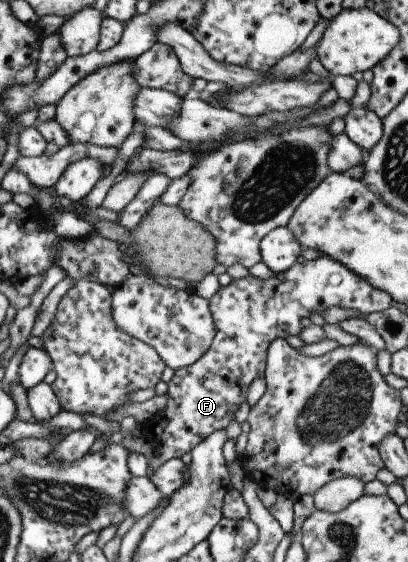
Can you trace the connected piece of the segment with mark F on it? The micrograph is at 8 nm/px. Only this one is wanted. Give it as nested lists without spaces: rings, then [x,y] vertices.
[[[326,255],[318,256],[314,260],[294,263],[288,270],[274,273],[268,279],[262,280],[246,275],[239,279],[232,279],[226,286],[218,287],[218,290],[207,300],[215,326],[214,338],[210,346],[191,365],[174,371],[164,394],[166,396],[164,408],[140,424],[139,436],[152,448],[151,456],[146,458],[149,472],[155,471],[171,458],[180,458],[182,454],[190,452],[212,432],[226,428],[228,422],[233,419],[236,408],[246,400],[246,391],[250,382],[258,376],[263,376],[269,344],[277,338],[299,336],[301,333],[298,326],[299,319],[310,316],[312,312],[323,316],[322,312],[334,305],[369,315],[386,310],[390,307],[390,301],[389,294],[375,289],[357,274]]]

